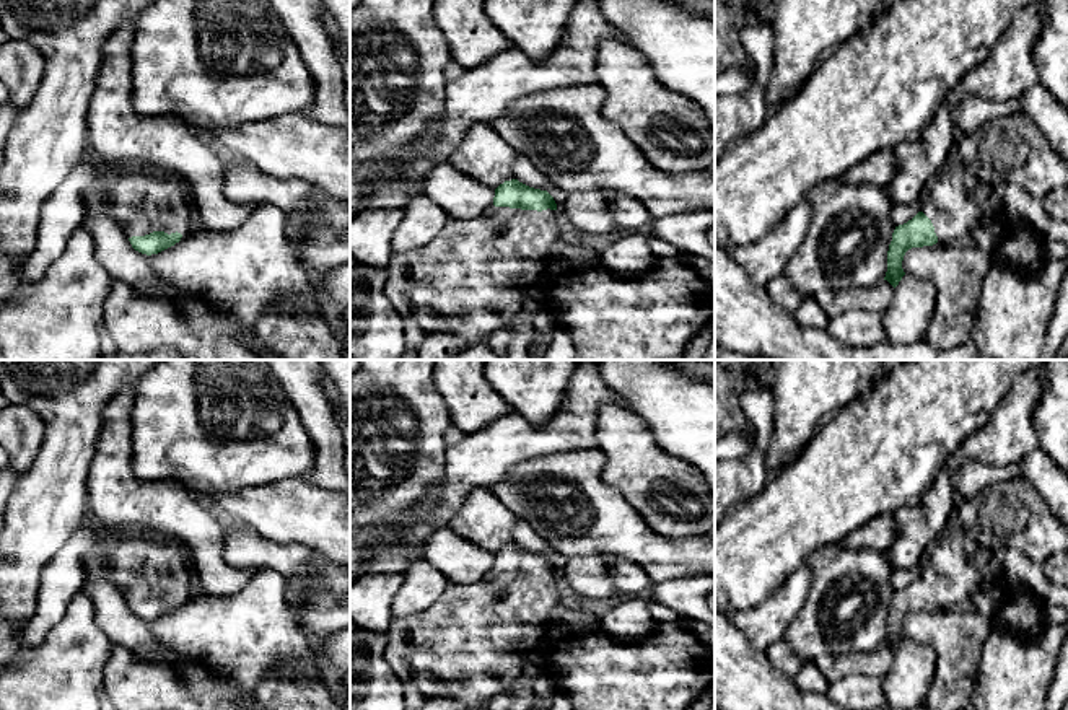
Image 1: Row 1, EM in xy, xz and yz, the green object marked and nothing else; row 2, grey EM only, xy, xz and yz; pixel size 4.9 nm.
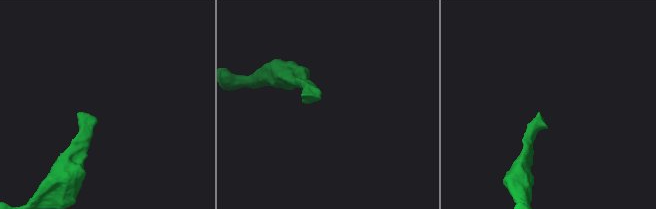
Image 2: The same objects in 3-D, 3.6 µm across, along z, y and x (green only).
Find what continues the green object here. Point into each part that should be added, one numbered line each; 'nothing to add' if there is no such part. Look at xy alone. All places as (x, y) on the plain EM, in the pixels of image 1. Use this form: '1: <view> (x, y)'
1: xy (142, 565)

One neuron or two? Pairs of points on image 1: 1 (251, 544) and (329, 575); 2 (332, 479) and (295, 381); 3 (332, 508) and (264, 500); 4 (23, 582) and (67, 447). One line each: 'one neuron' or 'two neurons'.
1: one neuron
2: one neuron
3: one neuron
4: one neuron

